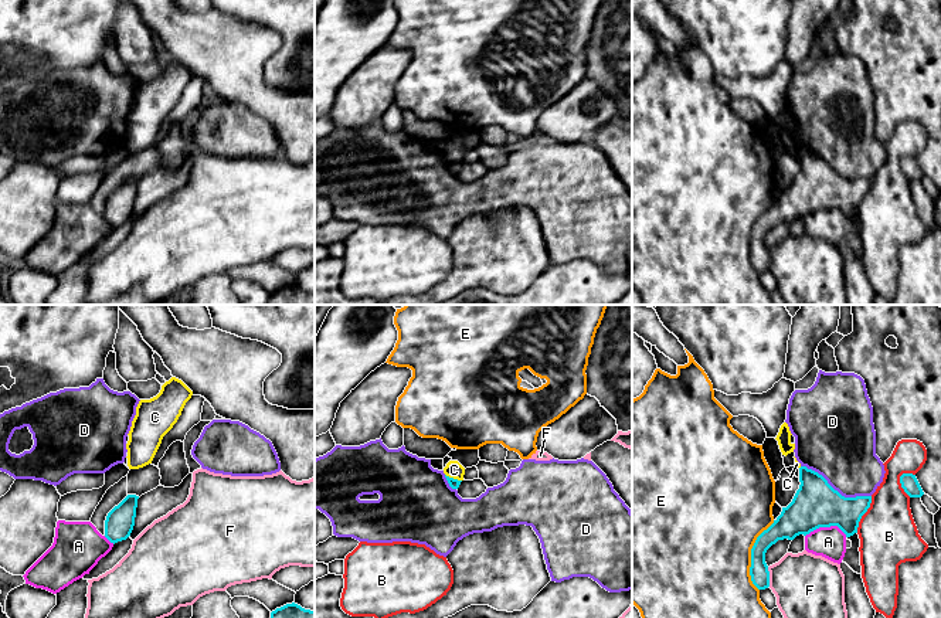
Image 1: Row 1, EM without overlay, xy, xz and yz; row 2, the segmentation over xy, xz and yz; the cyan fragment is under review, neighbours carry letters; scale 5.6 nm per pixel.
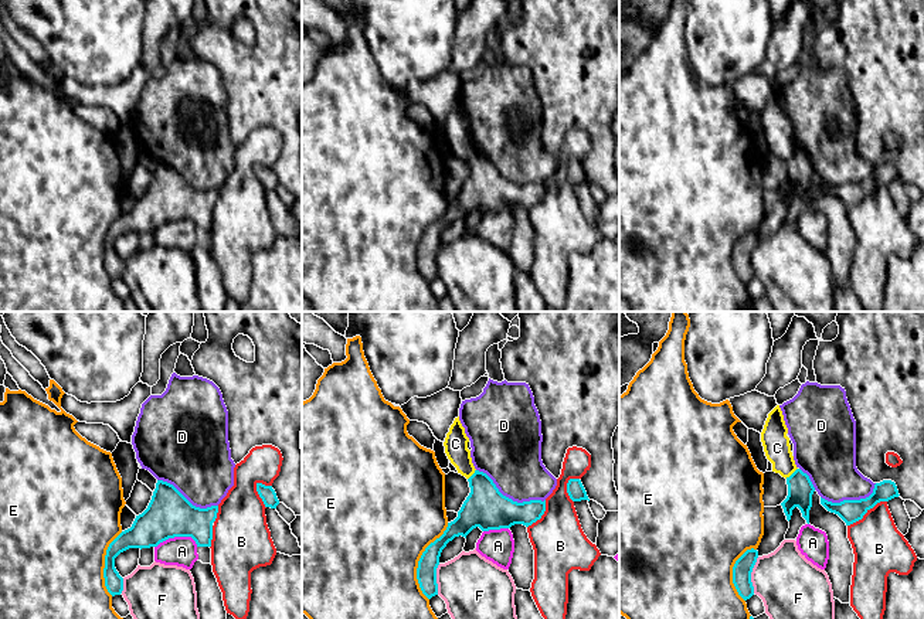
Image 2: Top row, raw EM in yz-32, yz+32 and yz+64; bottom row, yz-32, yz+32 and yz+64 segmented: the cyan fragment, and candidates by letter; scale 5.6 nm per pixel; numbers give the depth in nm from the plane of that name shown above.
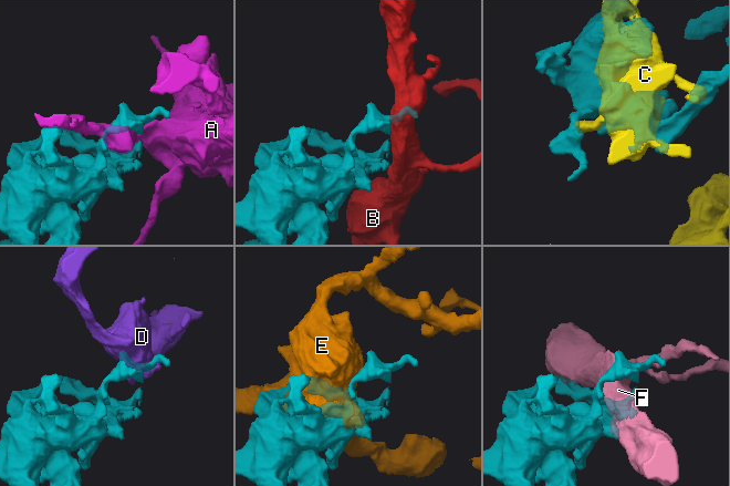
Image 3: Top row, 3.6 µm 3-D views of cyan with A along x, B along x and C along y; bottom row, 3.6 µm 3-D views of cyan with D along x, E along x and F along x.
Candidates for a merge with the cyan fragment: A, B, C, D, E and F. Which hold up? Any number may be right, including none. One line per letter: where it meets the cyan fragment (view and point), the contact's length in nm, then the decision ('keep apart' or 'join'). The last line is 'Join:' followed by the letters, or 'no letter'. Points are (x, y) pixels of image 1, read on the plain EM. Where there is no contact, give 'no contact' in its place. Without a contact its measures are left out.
A: yz (825, 209) | 240 nm | keep apart
B: yz (863, 196) | 220 nm | keep apart
C: xz (452, 160) | 100 nm | join
D: yz (836, 173) | 440 nm | keep apart
E: yz (751, 238) | 400 nm | keep apart
F: yz (768, 260) | 110 nm | keep apart
Join: C

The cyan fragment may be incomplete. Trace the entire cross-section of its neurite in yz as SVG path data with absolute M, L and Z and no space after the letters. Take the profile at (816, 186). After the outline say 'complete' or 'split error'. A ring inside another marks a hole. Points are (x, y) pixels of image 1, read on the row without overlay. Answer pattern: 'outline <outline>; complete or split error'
outline M806 149L799 150L799 164L792 184L782 190L781 197L757 220L751 231L750 258L758 272L770 269L765 235L772 227L830 208L838 208L850 220L857 215L859 204L872 186L872 179L842 179L822 157Z; complete

